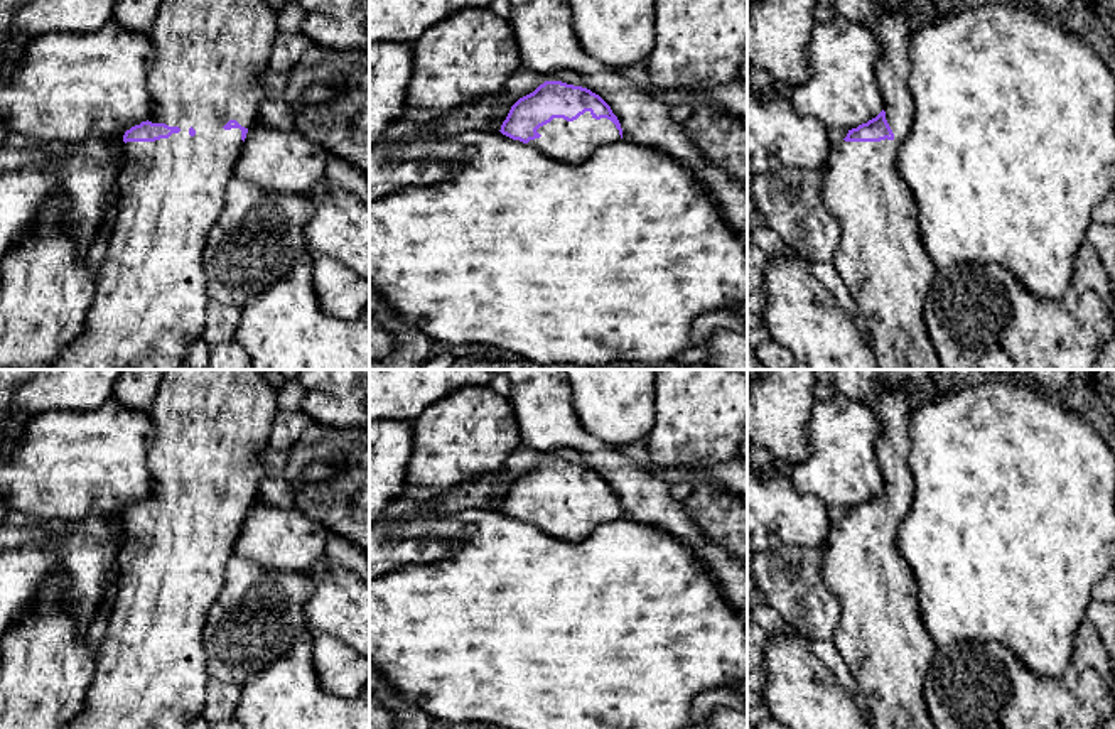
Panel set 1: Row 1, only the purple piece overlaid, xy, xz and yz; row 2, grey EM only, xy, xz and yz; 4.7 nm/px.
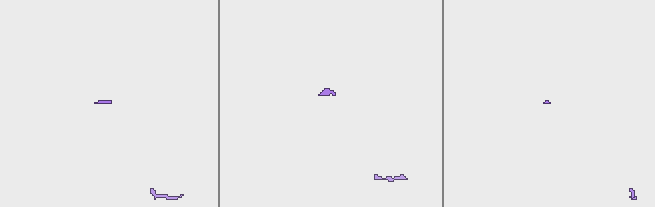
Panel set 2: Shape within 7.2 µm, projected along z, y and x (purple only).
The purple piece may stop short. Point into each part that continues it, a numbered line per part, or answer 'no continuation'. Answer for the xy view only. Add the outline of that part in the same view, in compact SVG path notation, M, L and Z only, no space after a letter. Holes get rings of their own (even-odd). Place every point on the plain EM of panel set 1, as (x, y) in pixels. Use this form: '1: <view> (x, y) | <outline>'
1: xy (211, 426) | M167 370L159 390L155 393L154 405L150 408L150 418L155 427L155 437L148 457L148 471L152 476L152 491L148 500L165 501L169 505L179 505L179 511L172 511L169 516L160 516L155 520L127 520L127 542L120 548L120 579L118 592L113 602L106 633L98 653L96 675L86 694L86 702L83 710L73 717L62 729L187 729L189 722L201 716L206 702L206 651L202 645L202 628L206 624L206 616L209 608L214 604L226 579L226 565L233 557L234 543L241 533L243 518L241 508L223 505L229 498L236 498L241 505L251 506L258 498L258 488L267 471L261 456L267 449L272 427L277 413L280 412L277 405L275 388L268 383L263 370Z

